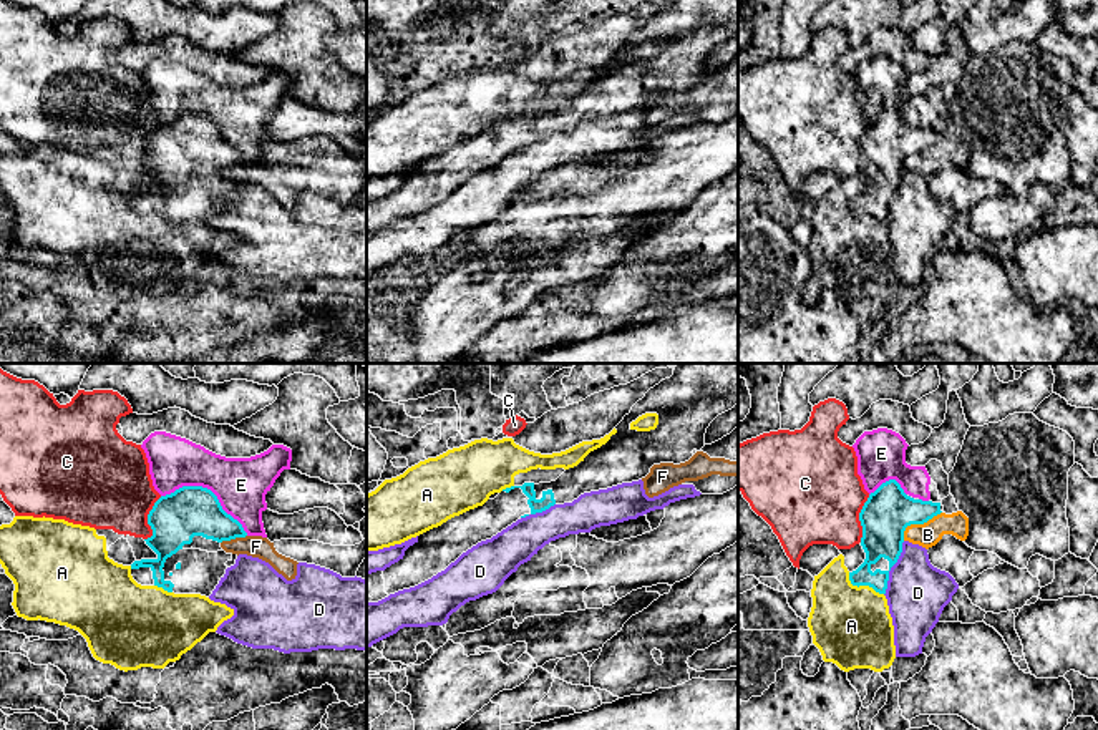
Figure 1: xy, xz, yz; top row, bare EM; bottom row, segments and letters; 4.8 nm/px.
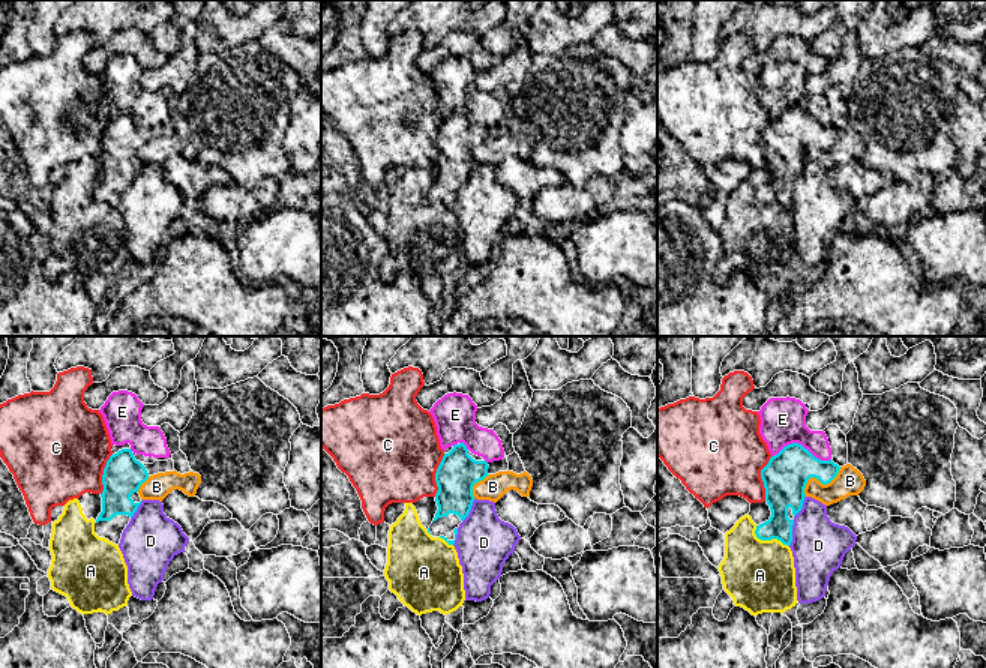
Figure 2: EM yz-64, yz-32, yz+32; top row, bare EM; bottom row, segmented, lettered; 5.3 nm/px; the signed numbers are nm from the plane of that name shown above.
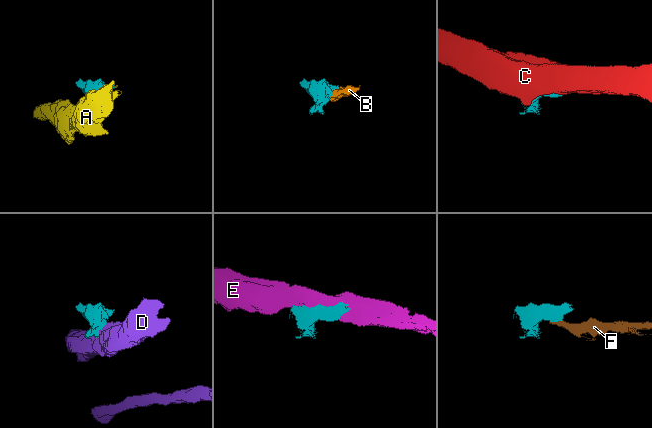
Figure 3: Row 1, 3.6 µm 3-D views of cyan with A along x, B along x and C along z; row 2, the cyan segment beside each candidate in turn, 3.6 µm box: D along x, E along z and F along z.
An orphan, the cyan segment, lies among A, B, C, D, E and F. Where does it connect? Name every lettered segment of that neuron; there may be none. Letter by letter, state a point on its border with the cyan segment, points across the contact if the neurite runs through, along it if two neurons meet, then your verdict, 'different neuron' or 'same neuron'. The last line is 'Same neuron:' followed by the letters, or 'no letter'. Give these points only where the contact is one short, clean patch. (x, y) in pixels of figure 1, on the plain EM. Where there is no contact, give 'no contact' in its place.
A: yz (863, 213) | along yz (848, 201), (848, 208), (853, 213), (871, 214), (883, 223) | different neuron
B: yz (918, 151) | along yz (941, 140), (923, 151), (911, 151), (903, 168) | different neuron
C: yz (859, 146) | different neuron
D: yz (891, 194) | along yz (904, 170), (903, 180), (889, 199), (884, 223) | different neuron
E: xy (209, 118) | different neuron
F: xy (233, 166) | along xy (246, 163), (221, 171) | different neuron
Same neuron: no letter

